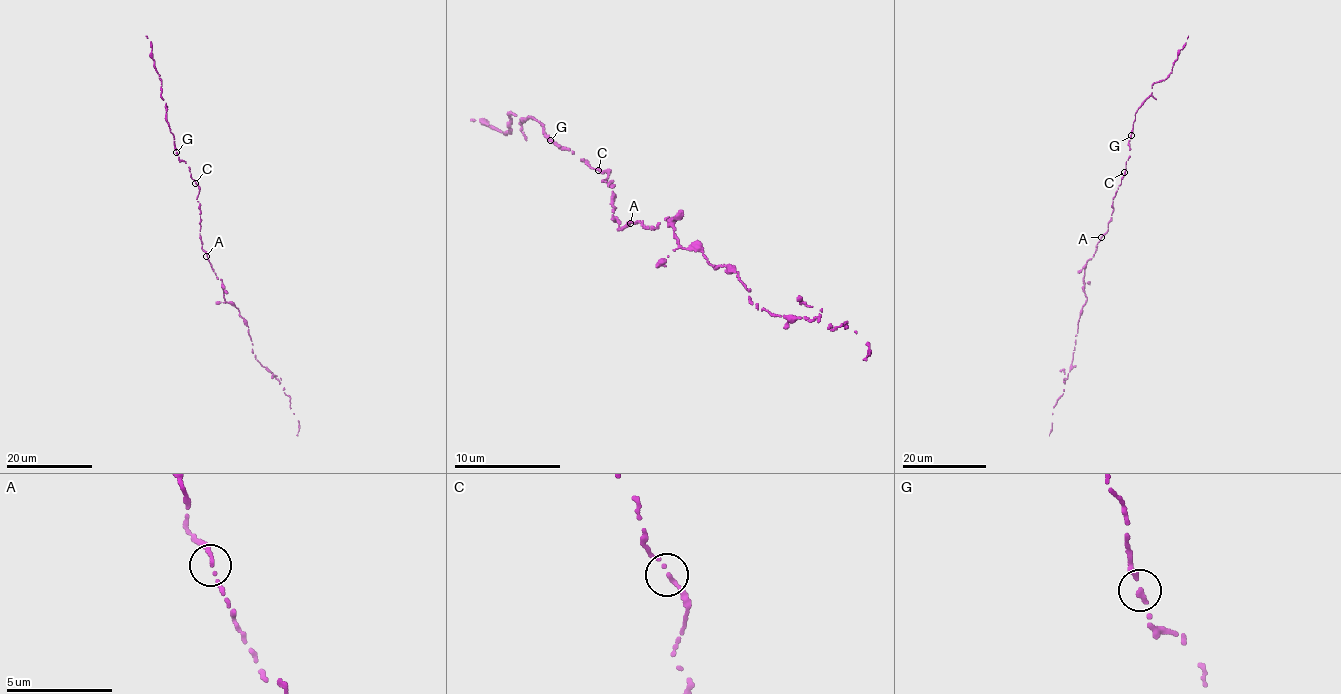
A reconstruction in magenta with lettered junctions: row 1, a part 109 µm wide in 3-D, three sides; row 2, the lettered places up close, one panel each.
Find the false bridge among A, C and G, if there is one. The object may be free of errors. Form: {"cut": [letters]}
{"cut": []}

